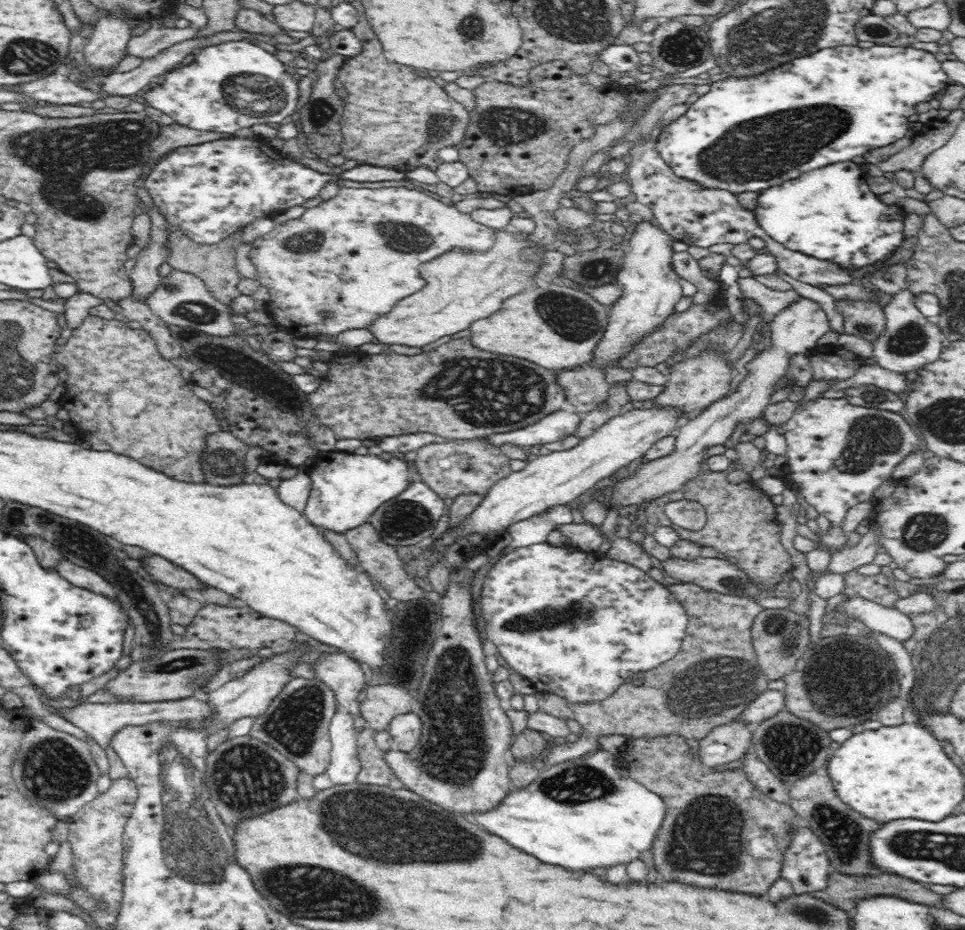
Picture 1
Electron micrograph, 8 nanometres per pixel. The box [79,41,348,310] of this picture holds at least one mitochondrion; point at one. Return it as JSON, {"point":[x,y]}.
{"point":[252,93]}

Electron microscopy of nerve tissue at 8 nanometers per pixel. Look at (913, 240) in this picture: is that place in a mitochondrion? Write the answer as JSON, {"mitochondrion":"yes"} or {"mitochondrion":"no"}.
{"mitochondrion":"no"}

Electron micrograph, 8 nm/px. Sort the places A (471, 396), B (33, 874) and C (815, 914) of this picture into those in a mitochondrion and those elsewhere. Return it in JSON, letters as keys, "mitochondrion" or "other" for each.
{"A":"mitochondrion","B":"other","C":"mitochondrion"}

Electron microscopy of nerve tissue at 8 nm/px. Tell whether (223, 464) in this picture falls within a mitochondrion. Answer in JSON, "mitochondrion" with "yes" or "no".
{"mitochondrion":"yes"}

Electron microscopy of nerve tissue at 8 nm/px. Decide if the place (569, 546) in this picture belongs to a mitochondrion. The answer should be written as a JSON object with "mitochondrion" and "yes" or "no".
{"mitochondrion":"no"}

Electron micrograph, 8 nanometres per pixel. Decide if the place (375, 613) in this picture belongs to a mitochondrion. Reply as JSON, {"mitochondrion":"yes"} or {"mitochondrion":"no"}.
{"mitochondrion":"no"}

